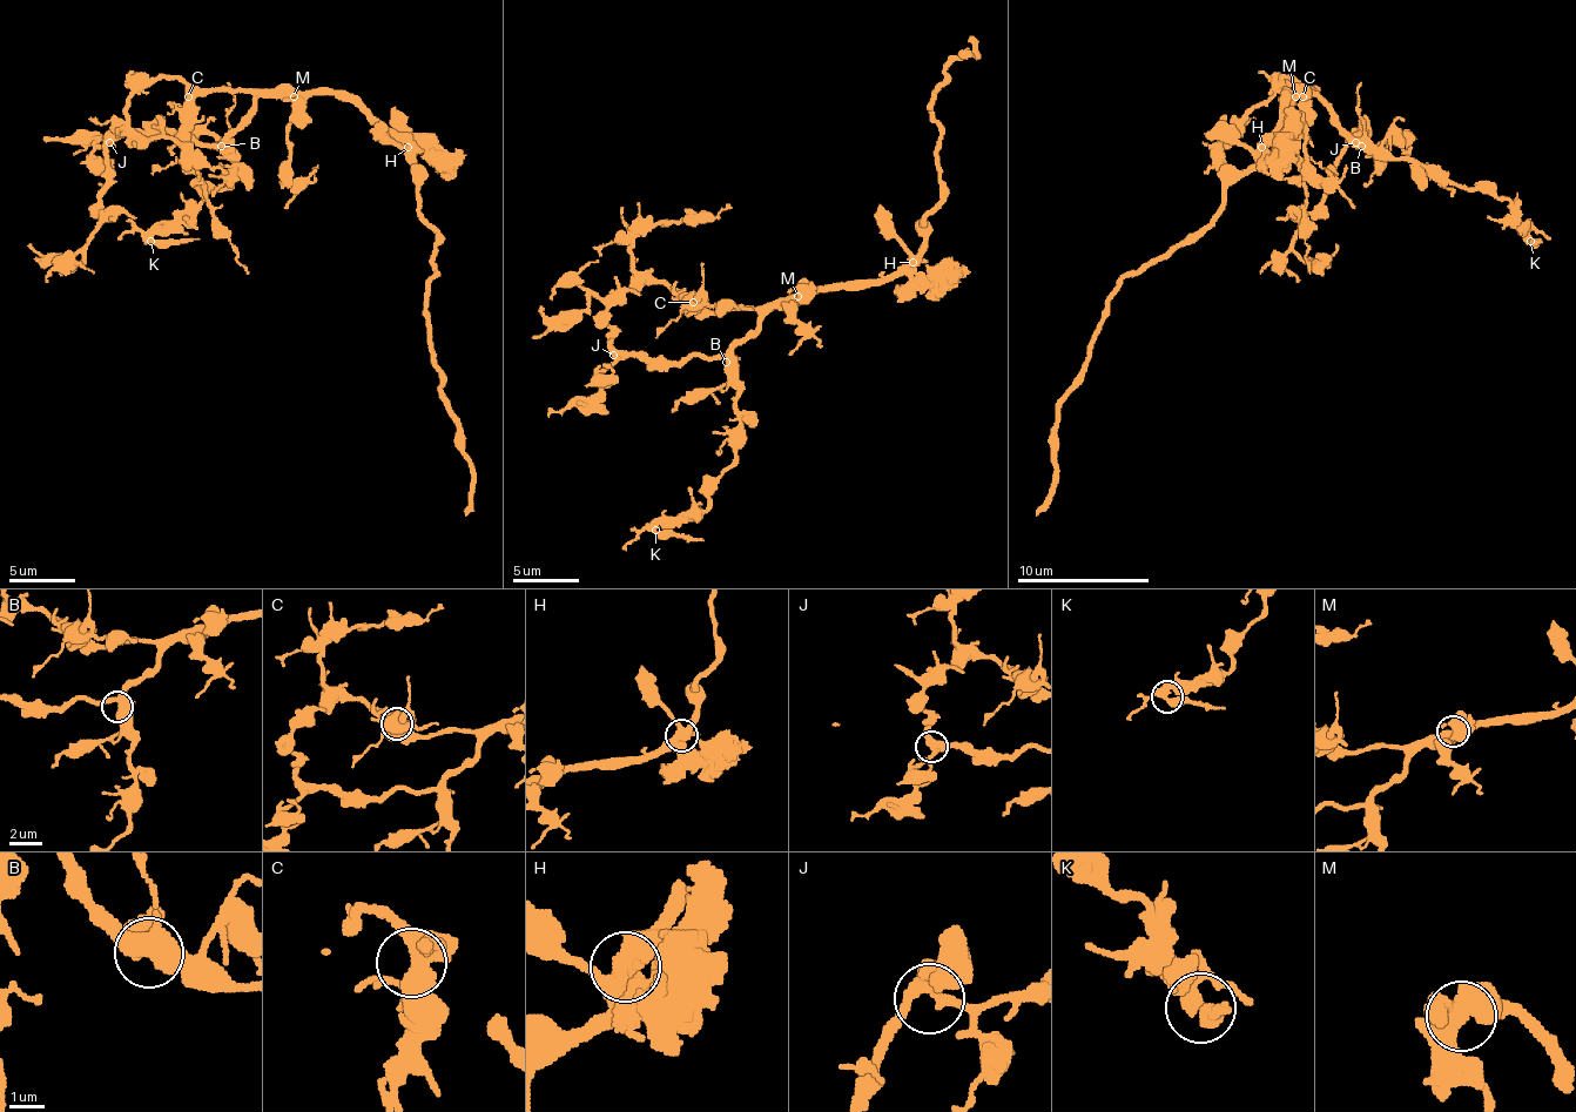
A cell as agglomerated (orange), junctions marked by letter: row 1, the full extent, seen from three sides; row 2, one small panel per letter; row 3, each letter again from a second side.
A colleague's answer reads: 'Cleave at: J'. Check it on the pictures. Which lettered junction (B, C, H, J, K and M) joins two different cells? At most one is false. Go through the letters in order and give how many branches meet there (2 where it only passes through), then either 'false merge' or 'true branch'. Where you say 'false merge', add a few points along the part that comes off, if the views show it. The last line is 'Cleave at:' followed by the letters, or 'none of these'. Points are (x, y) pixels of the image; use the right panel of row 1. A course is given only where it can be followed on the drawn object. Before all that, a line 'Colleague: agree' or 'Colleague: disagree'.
Colleague: disagree
B: 4 | true branch
C: 3 | true branch
H: 4 | true branch
J: 3 | true branch
K: 3 | true branch
M: 4 | true branch
Cleave at: none of these

